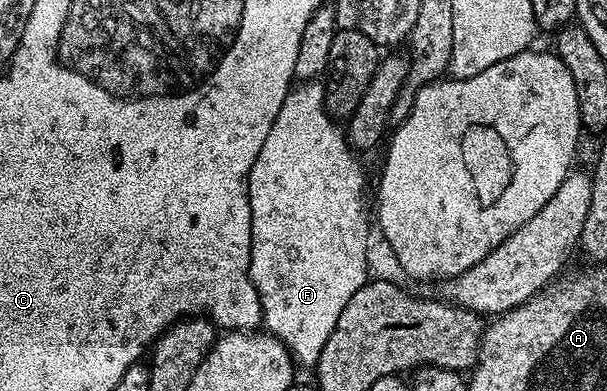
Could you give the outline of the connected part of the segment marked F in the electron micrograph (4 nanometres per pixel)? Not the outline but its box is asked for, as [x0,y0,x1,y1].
[248,81,370,369]

